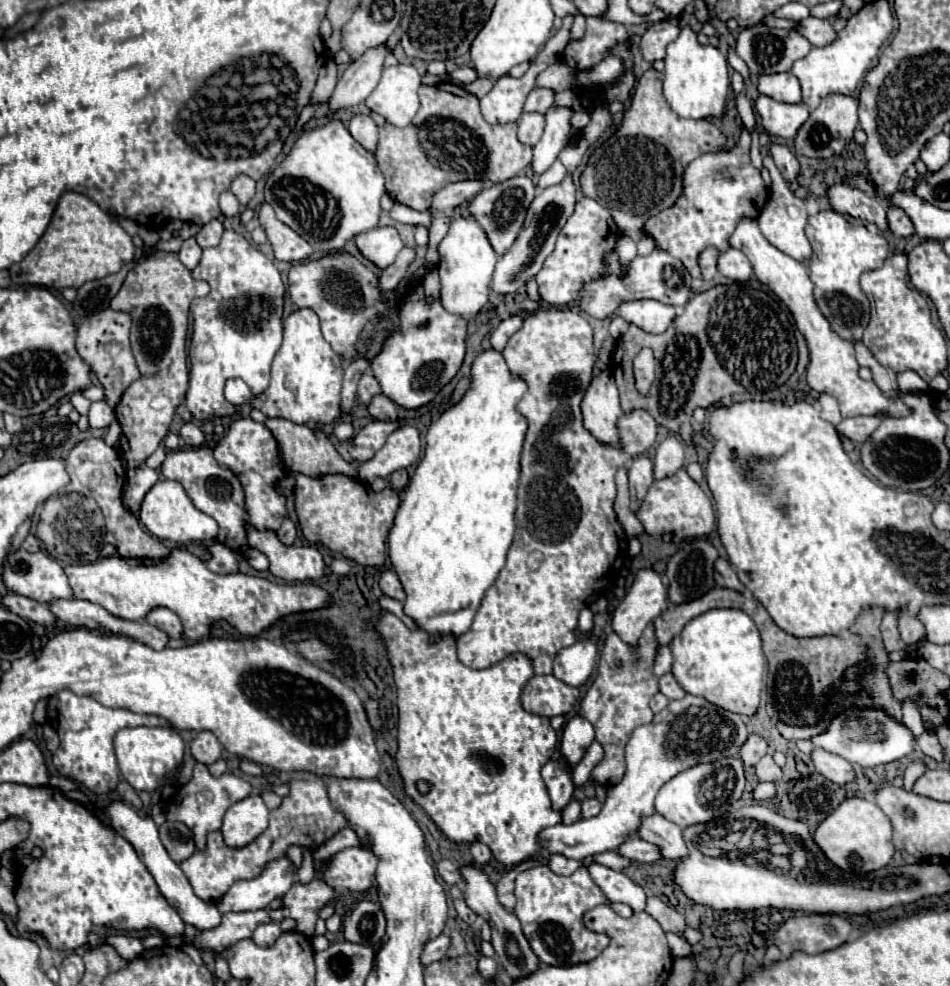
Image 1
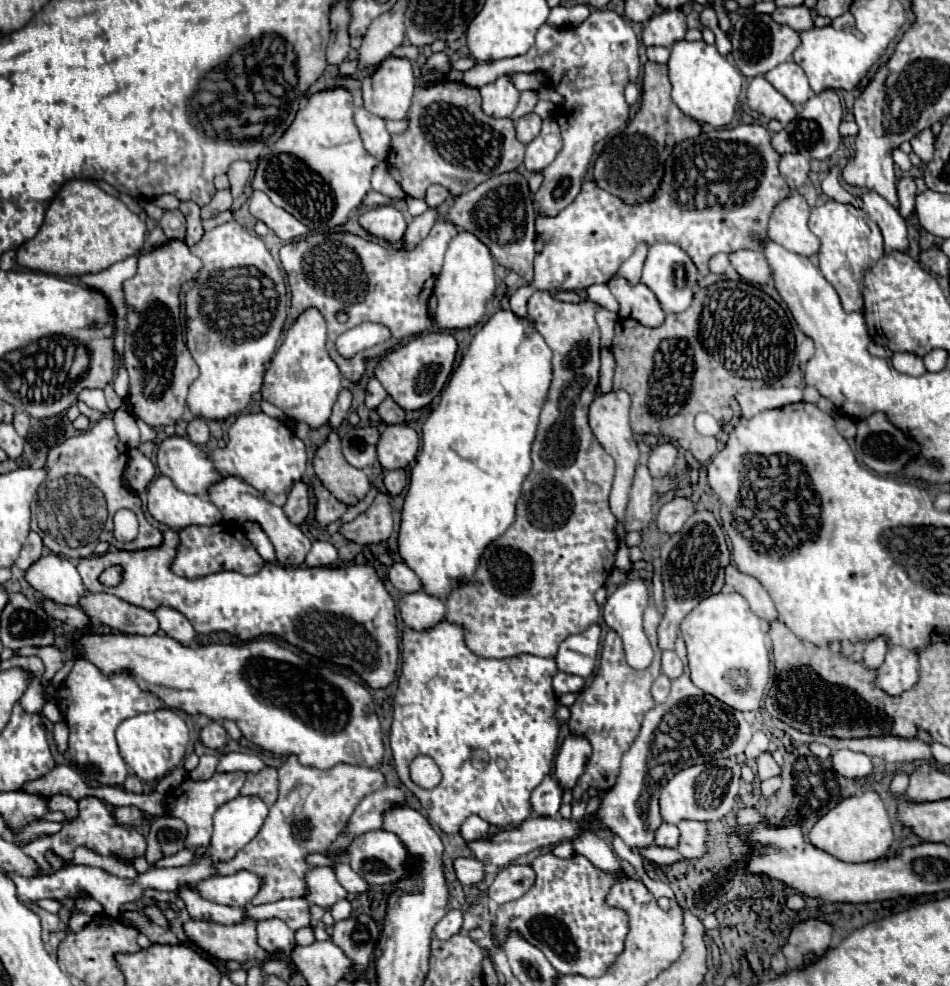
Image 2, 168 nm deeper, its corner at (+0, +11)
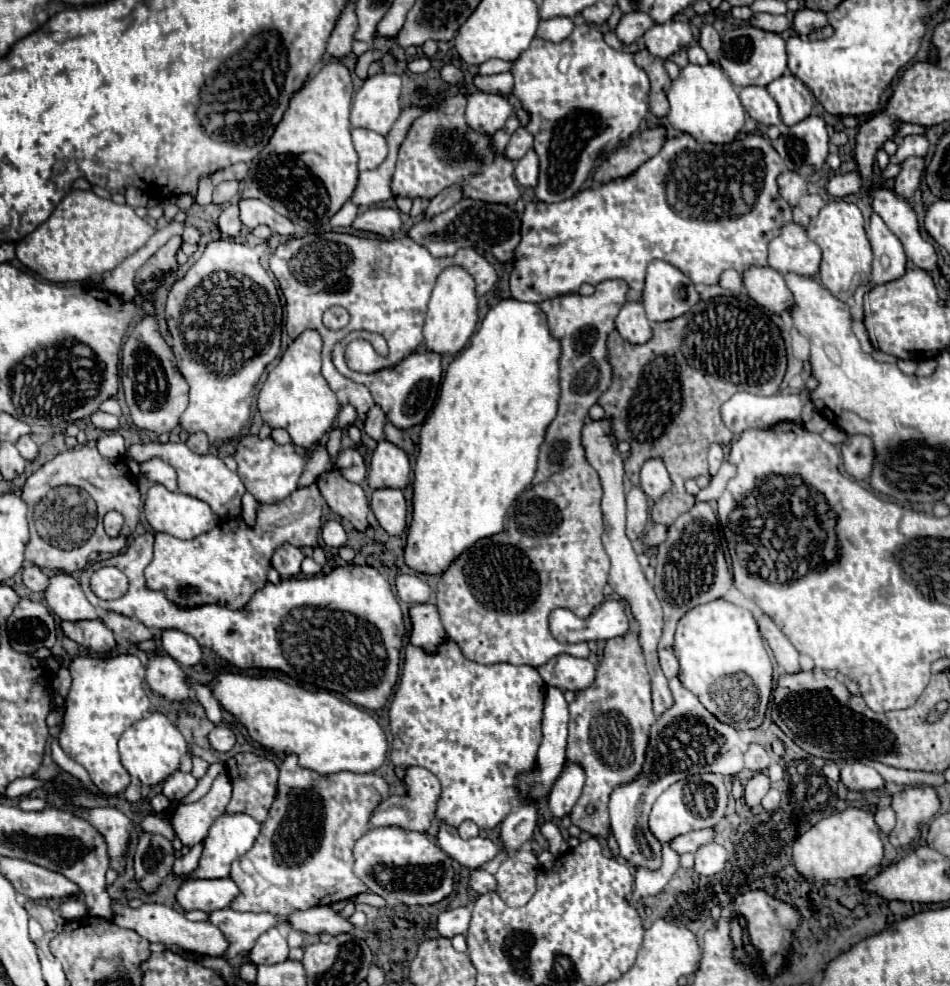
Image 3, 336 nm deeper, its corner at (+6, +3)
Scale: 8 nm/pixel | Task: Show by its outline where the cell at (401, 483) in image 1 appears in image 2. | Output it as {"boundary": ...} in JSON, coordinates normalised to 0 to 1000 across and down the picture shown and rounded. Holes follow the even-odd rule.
{"boundary":[[[412,477],[405,481],[403,489],[412,503],[420,503],[428,491],[428,481],[426,481],[426,477]]]}

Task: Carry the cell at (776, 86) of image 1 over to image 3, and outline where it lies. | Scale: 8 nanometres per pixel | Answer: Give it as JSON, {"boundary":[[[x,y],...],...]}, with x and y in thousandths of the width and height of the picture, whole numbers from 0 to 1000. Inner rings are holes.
{"boundary":[[[835,75],[820,77],[818,81],[809,83],[807,93],[818,101],[822,122],[828,128],[835,128],[843,124],[847,118],[852,118],[854,108],[856,108],[856,97],[852,89]]]}

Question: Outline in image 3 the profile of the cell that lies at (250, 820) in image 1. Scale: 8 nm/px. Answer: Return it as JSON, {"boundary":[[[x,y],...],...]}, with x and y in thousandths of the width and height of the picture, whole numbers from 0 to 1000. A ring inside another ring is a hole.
{"boundary":[[[235,826],[231,828],[224,838],[220,840],[218,850],[214,852],[214,866],[209,872],[209,878],[201,884],[195,886],[195,892],[205,892],[205,890],[239,890],[243,874],[254,870],[268,854],[273,846],[273,834],[266,832],[260,826]]]}

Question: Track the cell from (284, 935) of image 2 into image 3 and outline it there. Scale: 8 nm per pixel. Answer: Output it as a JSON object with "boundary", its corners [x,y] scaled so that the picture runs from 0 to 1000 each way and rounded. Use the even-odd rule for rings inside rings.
{"boundary":[[[283,941],[279,947],[275,947],[262,966],[262,974],[266,978],[292,978],[302,974],[304,959],[302,951],[294,941]]]}

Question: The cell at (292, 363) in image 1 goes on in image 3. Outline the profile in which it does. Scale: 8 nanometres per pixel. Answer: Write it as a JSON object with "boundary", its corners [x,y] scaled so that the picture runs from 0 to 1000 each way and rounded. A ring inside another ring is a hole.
{"boundary":[[[321,335],[298,357],[294,369],[281,379],[273,398],[275,424],[285,434],[300,434],[308,450],[327,454],[353,428],[357,408],[338,381],[338,341],[334,335]]]}

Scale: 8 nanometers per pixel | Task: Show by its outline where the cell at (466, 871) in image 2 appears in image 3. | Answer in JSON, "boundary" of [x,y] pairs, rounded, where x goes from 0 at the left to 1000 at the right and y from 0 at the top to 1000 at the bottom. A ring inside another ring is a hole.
{"boundary":[[[500,882],[500,884],[494,888],[494,901],[498,901],[502,907],[517,905],[517,903],[521,903],[521,899],[523,899],[521,888],[517,888],[517,886],[511,884],[511,882]]]}

